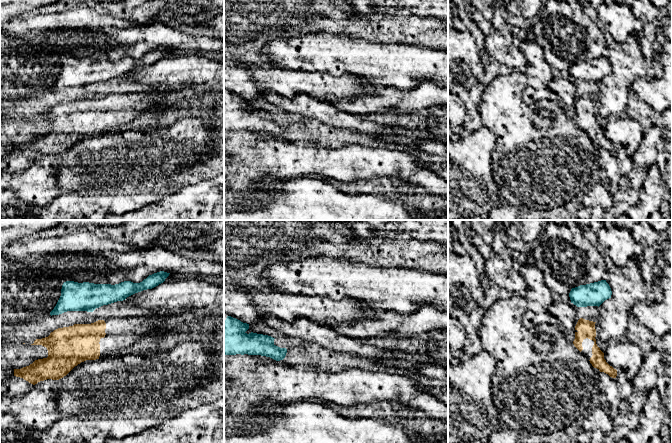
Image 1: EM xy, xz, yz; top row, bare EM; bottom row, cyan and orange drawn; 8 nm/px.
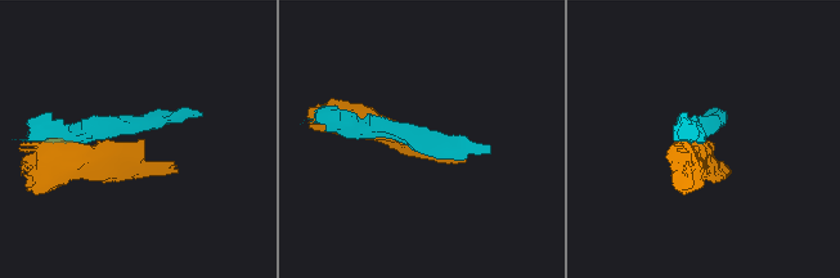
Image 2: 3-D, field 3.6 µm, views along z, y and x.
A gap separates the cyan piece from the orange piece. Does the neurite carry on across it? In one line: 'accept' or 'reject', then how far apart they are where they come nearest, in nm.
reject | 90 nm

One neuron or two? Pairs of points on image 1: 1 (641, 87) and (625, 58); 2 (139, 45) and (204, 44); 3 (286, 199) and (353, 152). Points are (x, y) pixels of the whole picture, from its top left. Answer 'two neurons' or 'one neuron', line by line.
1: two neurons
2: one neuron
3: two neurons

